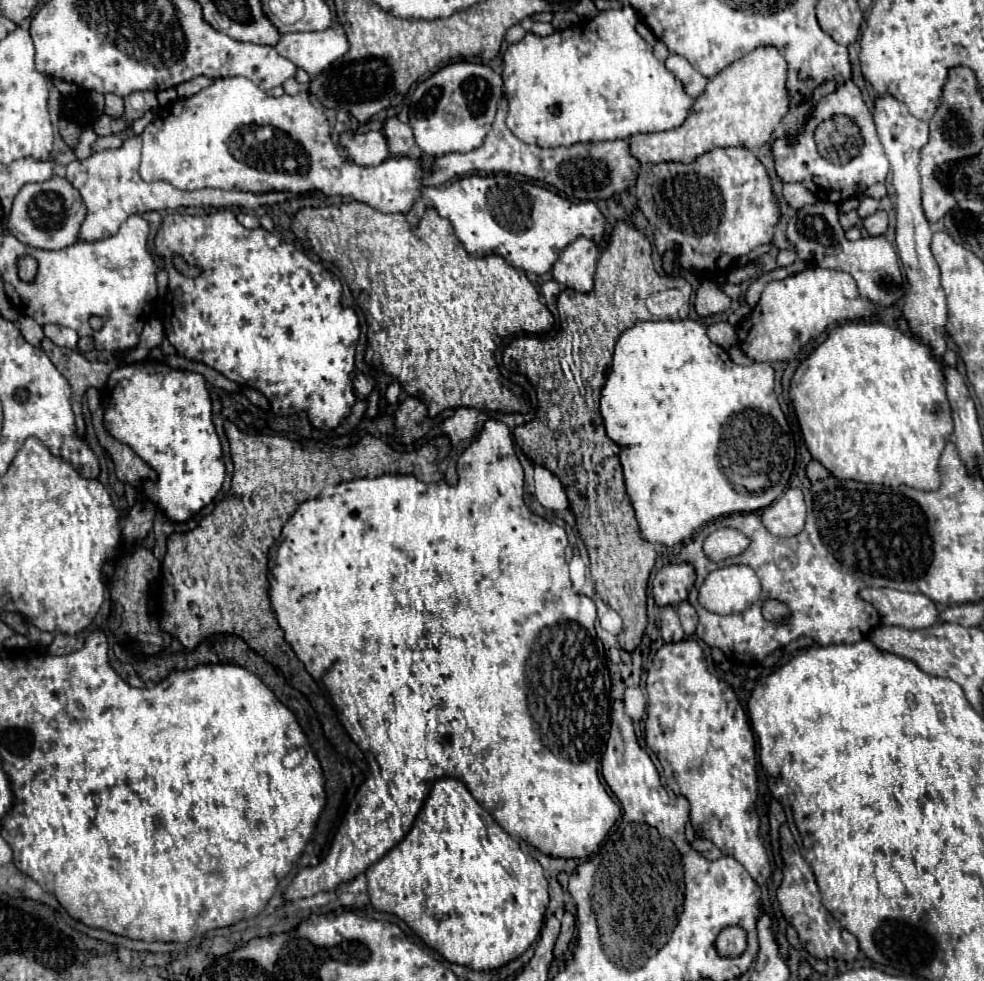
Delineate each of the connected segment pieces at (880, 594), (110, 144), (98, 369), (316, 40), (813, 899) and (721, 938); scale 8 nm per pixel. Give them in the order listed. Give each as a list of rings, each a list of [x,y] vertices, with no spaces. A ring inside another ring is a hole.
[[[865,588],[859,596],[871,602],[879,614],[883,624],[901,626],[907,630],[929,628],[937,622],[935,604],[921,592],[899,592],[891,588]]]
[[[99,136],[97,142],[93,144],[93,152],[107,150],[107,148],[119,148],[119,146],[121,146],[121,138],[113,138],[113,136]]]
[[[43,340],[43,350],[49,354],[51,362],[65,374],[71,390],[73,390],[73,412],[75,412],[75,424],[77,424],[77,436],[85,436],[85,424],[81,416],[81,400],[87,388],[103,388],[111,368],[105,362],[89,362],[85,356],[81,356],[77,350],[71,348],[59,348],[53,346],[51,340]]]
[[[327,28],[321,32],[283,34],[275,48],[283,58],[291,60],[297,68],[303,68],[311,78],[315,78],[349,50],[349,42],[345,34]]]
[[[787,826],[781,828],[781,858],[783,858],[783,880],[777,888],[777,900],[779,908],[789,924],[795,926],[801,944],[807,948],[807,952],[819,960],[825,958],[843,958],[845,962],[853,962],[859,952],[859,942],[853,934],[849,934],[821,904],[821,896],[815,884],[815,876],[811,866],[803,860],[799,846],[795,844],[793,836],[789,834]]]
[[[729,926],[729,928],[723,928],[715,940],[715,948],[717,948],[717,954],[723,956],[723,958],[735,958],[735,956],[741,956],[747,948],[747,940],[745,940],[745,930],[739,928],[739,926]]]

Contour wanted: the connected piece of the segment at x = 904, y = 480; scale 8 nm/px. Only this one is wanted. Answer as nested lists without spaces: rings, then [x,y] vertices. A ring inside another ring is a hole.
[[[845,322],[837,328],[833,328],[827,336],[827,340],[823,344],[819,344],[815,348],[815,352],[801,362],[801,366],[797,368],[797,372],[791,378],[791,398],[795,404],[795,412],[801,424],[801,432],[805,438],[805,444],[811,452],[811,456],[815,460],[819,460],[833,476],[841,478],[841,480],[857,480],[857,482],[865,482],[865,484],[885,484],[885,486],[911,486],[915,490],[937,490],[941,486],[941,476],[939,476],[939,458],[941,452],[945,448],[945,444],[952,439],[953,434],[953,418],[951,418],[951,408],[947,402],[947,394],[945,394],[945,380],[943,380],[943,368],[941,364],[933,358],[931,350],[927,346],[923,346],[917,338],[903,334],[887,324],[879,324],[879,322]]]

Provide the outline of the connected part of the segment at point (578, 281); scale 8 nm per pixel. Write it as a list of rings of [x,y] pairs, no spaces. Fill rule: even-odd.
[[[577,238],[571,242],[555,262],[553,280],[577,292],[593,290],[593,274],[599,260],[599,250],[593,240]]]

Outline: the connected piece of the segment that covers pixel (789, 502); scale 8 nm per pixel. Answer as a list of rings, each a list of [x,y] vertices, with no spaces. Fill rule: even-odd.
[[[787,488],[785,494],[761,512],[765,528],[775,536],[795,536],[806,521],[804,495],[799,488]]]

